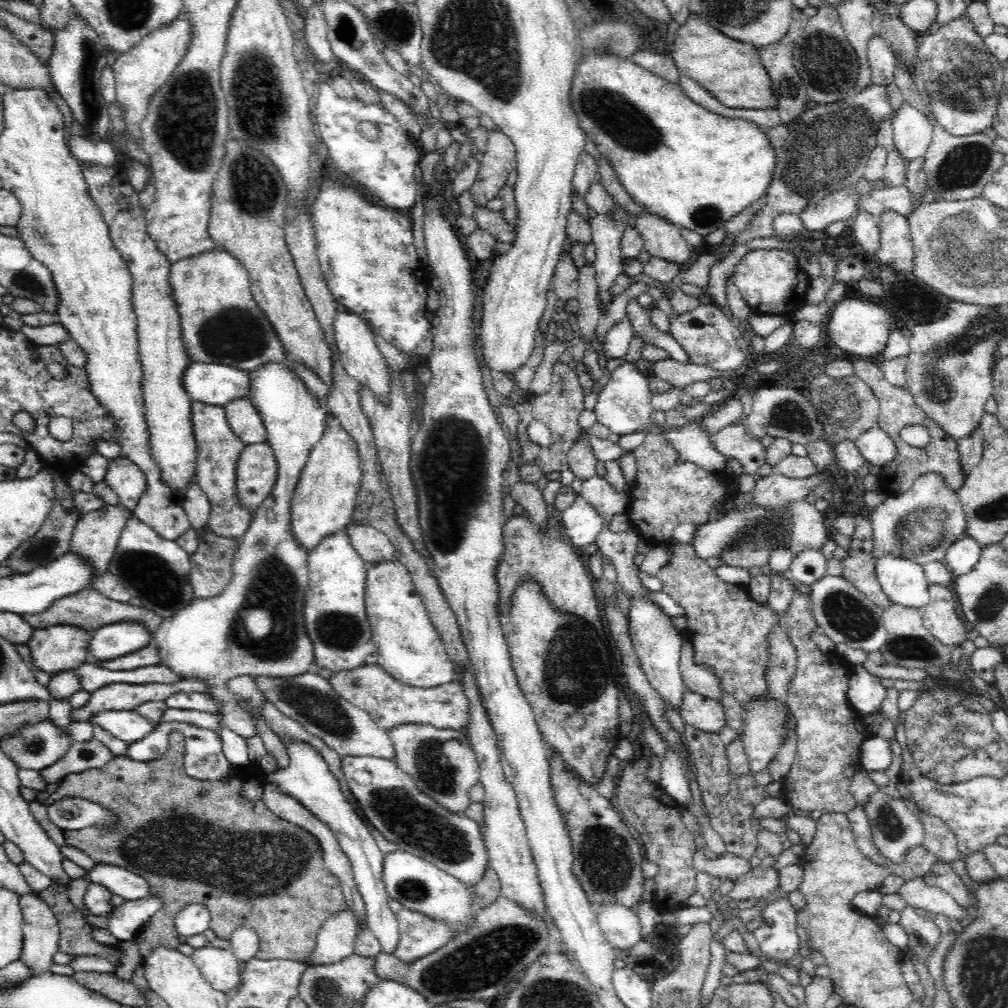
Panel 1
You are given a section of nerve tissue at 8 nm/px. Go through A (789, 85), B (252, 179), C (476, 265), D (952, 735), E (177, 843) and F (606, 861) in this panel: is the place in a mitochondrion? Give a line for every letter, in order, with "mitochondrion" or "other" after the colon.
A: mitochondrion
B: mitochondrion
C: other
D: mitochondrion
E: mitochondrion
F: mitochondrion

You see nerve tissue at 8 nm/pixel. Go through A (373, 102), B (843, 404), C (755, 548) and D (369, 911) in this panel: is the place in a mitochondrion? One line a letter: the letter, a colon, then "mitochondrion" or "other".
A: other
B: mitochondrion
C: mitochondrion
D: other

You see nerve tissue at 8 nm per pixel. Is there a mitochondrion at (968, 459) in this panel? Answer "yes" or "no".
no

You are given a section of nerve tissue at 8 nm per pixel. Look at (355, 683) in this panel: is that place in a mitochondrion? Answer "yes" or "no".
yes

